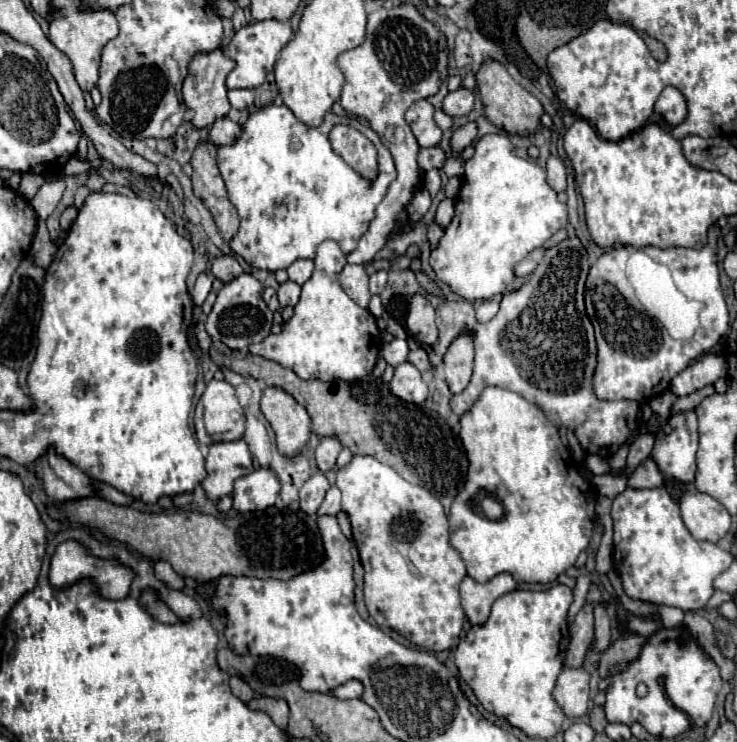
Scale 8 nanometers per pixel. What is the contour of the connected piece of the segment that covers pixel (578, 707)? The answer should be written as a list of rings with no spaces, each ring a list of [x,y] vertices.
[[[563,667],[559,679],[557,679],[557,691],[555,699],[563,713],[573,717],[583,717],[587,713],[589,705],[589,679],[591,675],[585,669],[567,669]]]

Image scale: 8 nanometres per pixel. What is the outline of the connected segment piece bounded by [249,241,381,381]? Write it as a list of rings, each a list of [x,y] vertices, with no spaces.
[[[321,243],[315,257],[315,271],[303,285],[293,317],[283,323],[283,331],[279,335],[267,335],[261,343],[253,343],[249,351],[295,371],[301,379],[353,381],[369,375],[379,357],[381,333],[375,317],[367,309],[357,307],[357,303],[353,303],[341,289],[339,273],[343,271],[345,263],[345,255],[337,243]]]

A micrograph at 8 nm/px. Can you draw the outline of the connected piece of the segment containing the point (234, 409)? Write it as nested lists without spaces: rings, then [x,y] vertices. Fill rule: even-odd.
[[[211,381],[195,407],[195,433],[199,443],[237,441],[245,431],[245,415],[235,387],[227,381]]]

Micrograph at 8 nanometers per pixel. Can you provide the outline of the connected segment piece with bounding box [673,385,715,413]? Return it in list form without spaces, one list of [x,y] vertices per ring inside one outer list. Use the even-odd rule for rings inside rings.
[[[709,385],[709,387],[703,387],[703,389],[699,389],[699,391],[687,395],[687,397],[679,397],[677,403],[673,405],[673,413],[679,413],[679,411],[691,411],[691,409],[695,409],[707,395],[713,395],[713,393],[715,393],[715,387]]]

